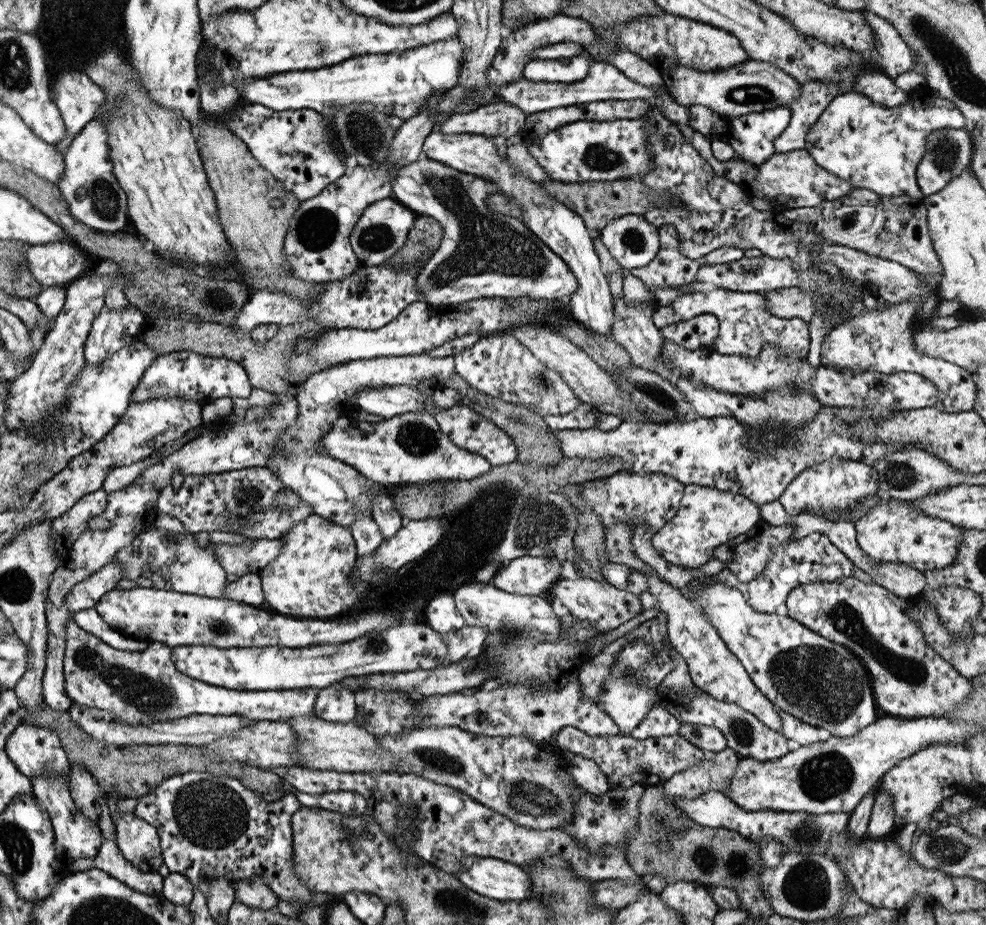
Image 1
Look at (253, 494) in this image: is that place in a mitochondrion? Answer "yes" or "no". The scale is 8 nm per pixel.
yes

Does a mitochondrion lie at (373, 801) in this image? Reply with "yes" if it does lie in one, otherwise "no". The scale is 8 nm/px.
no

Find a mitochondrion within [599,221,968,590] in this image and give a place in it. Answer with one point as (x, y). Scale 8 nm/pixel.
(902, 475)

